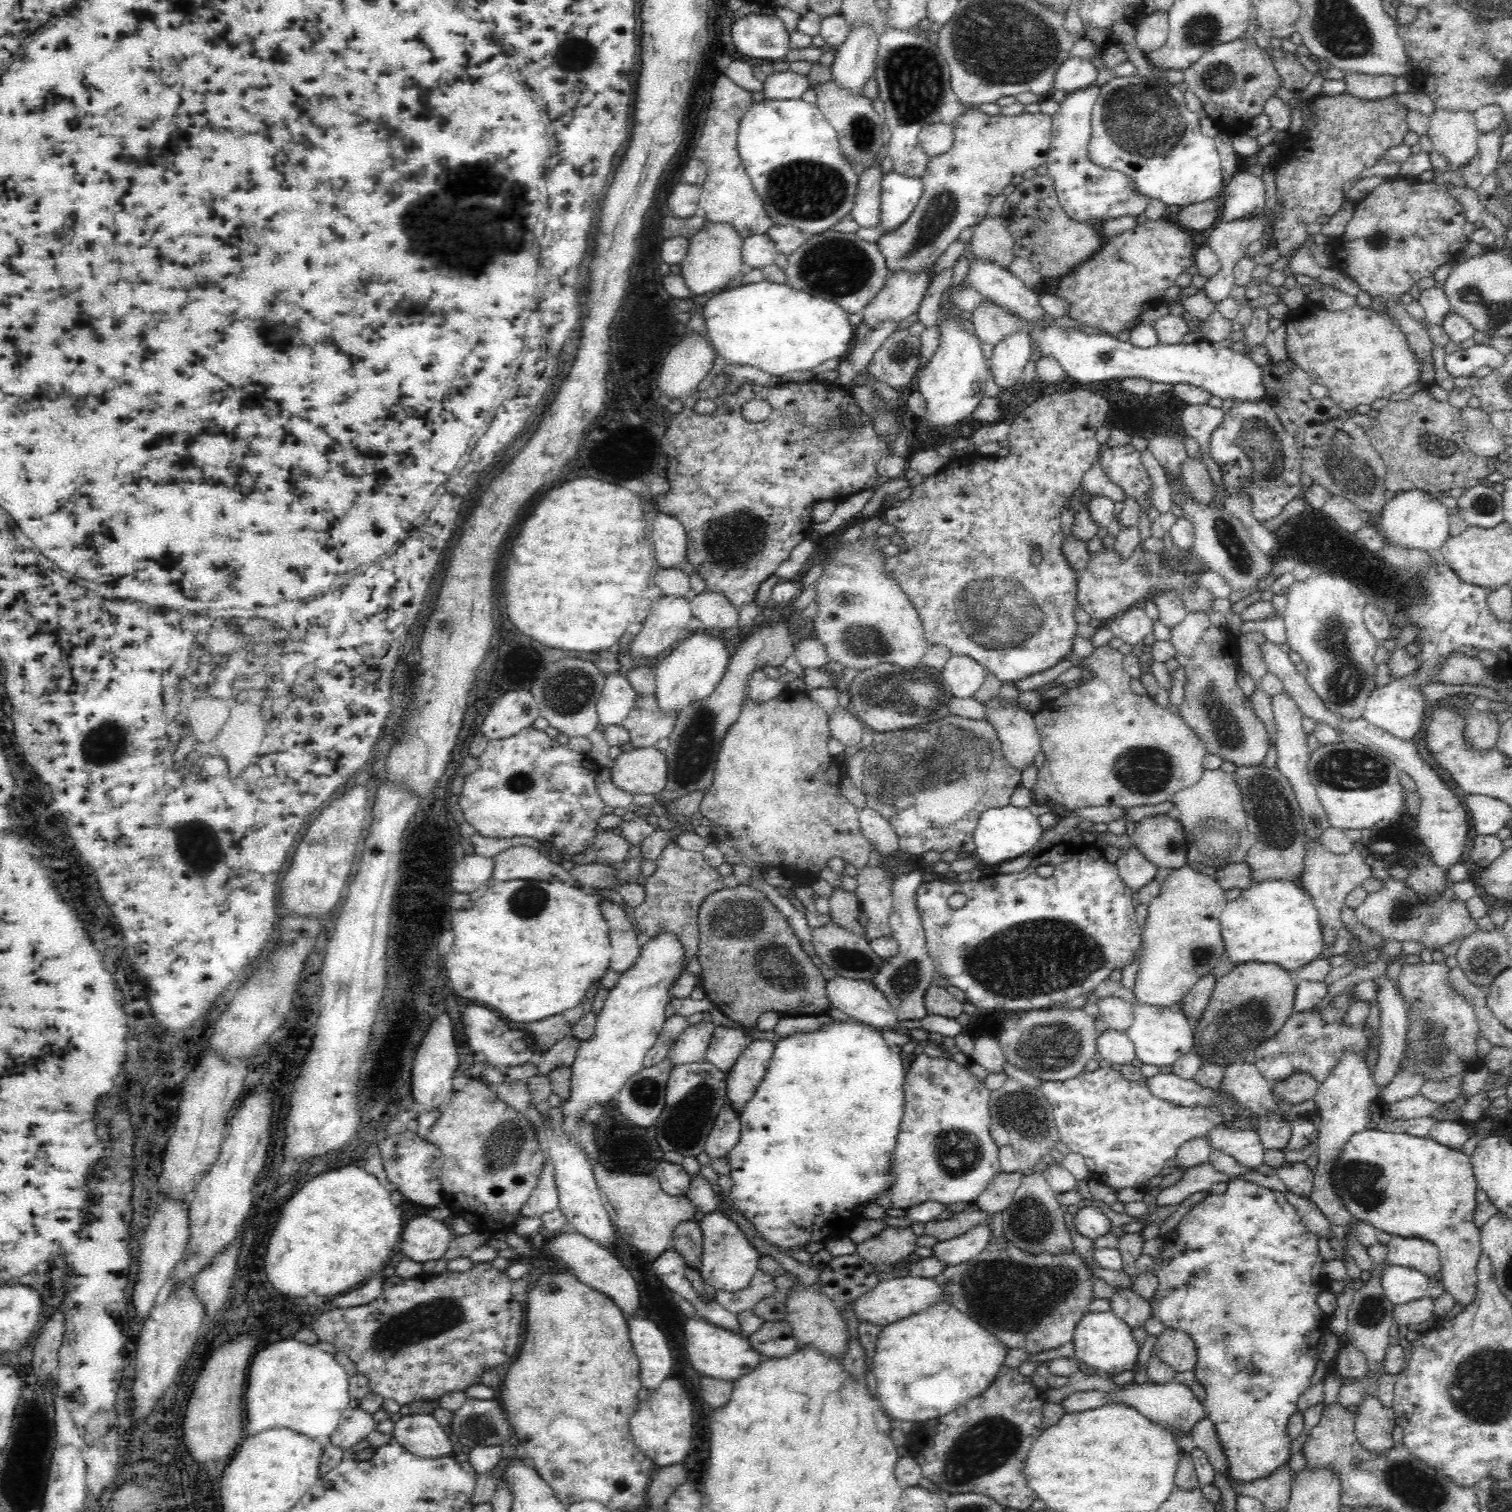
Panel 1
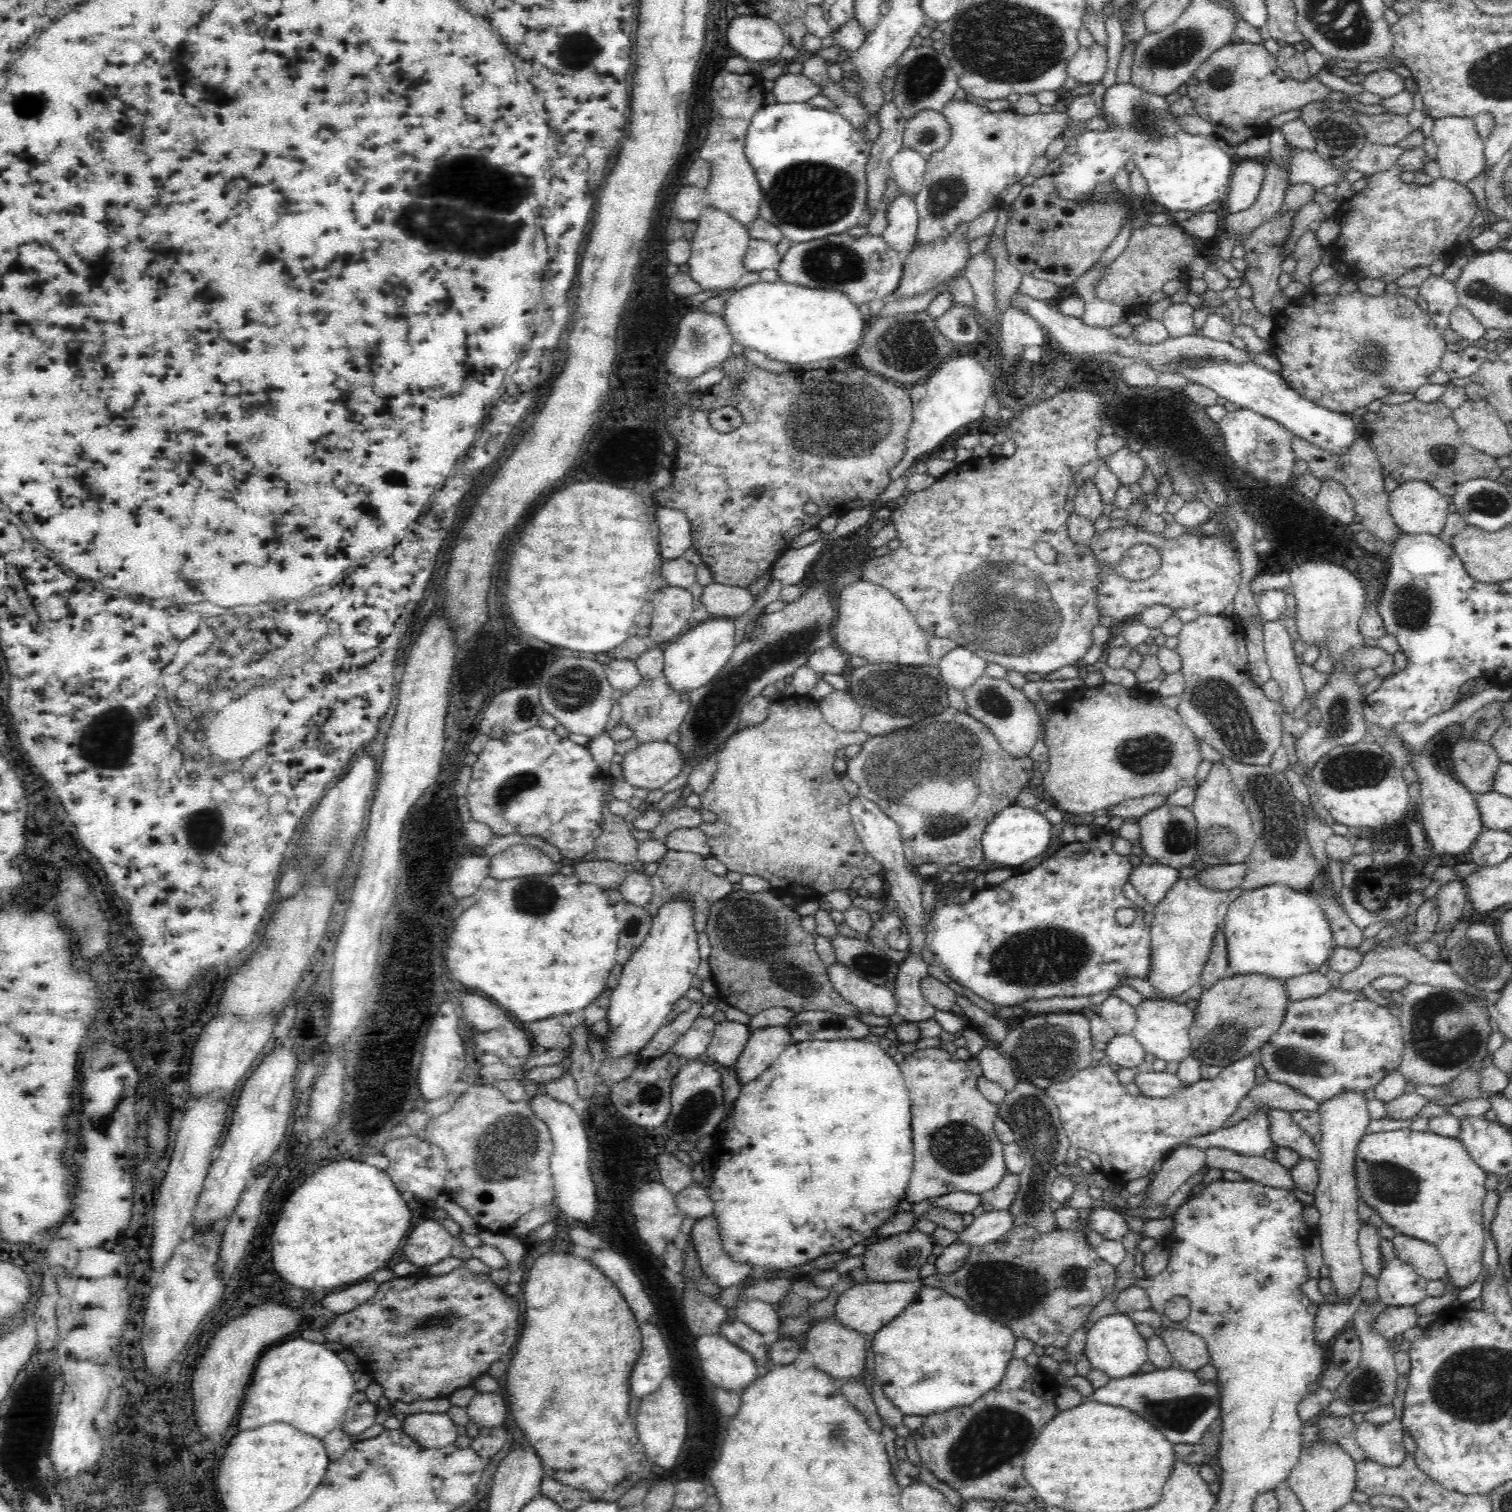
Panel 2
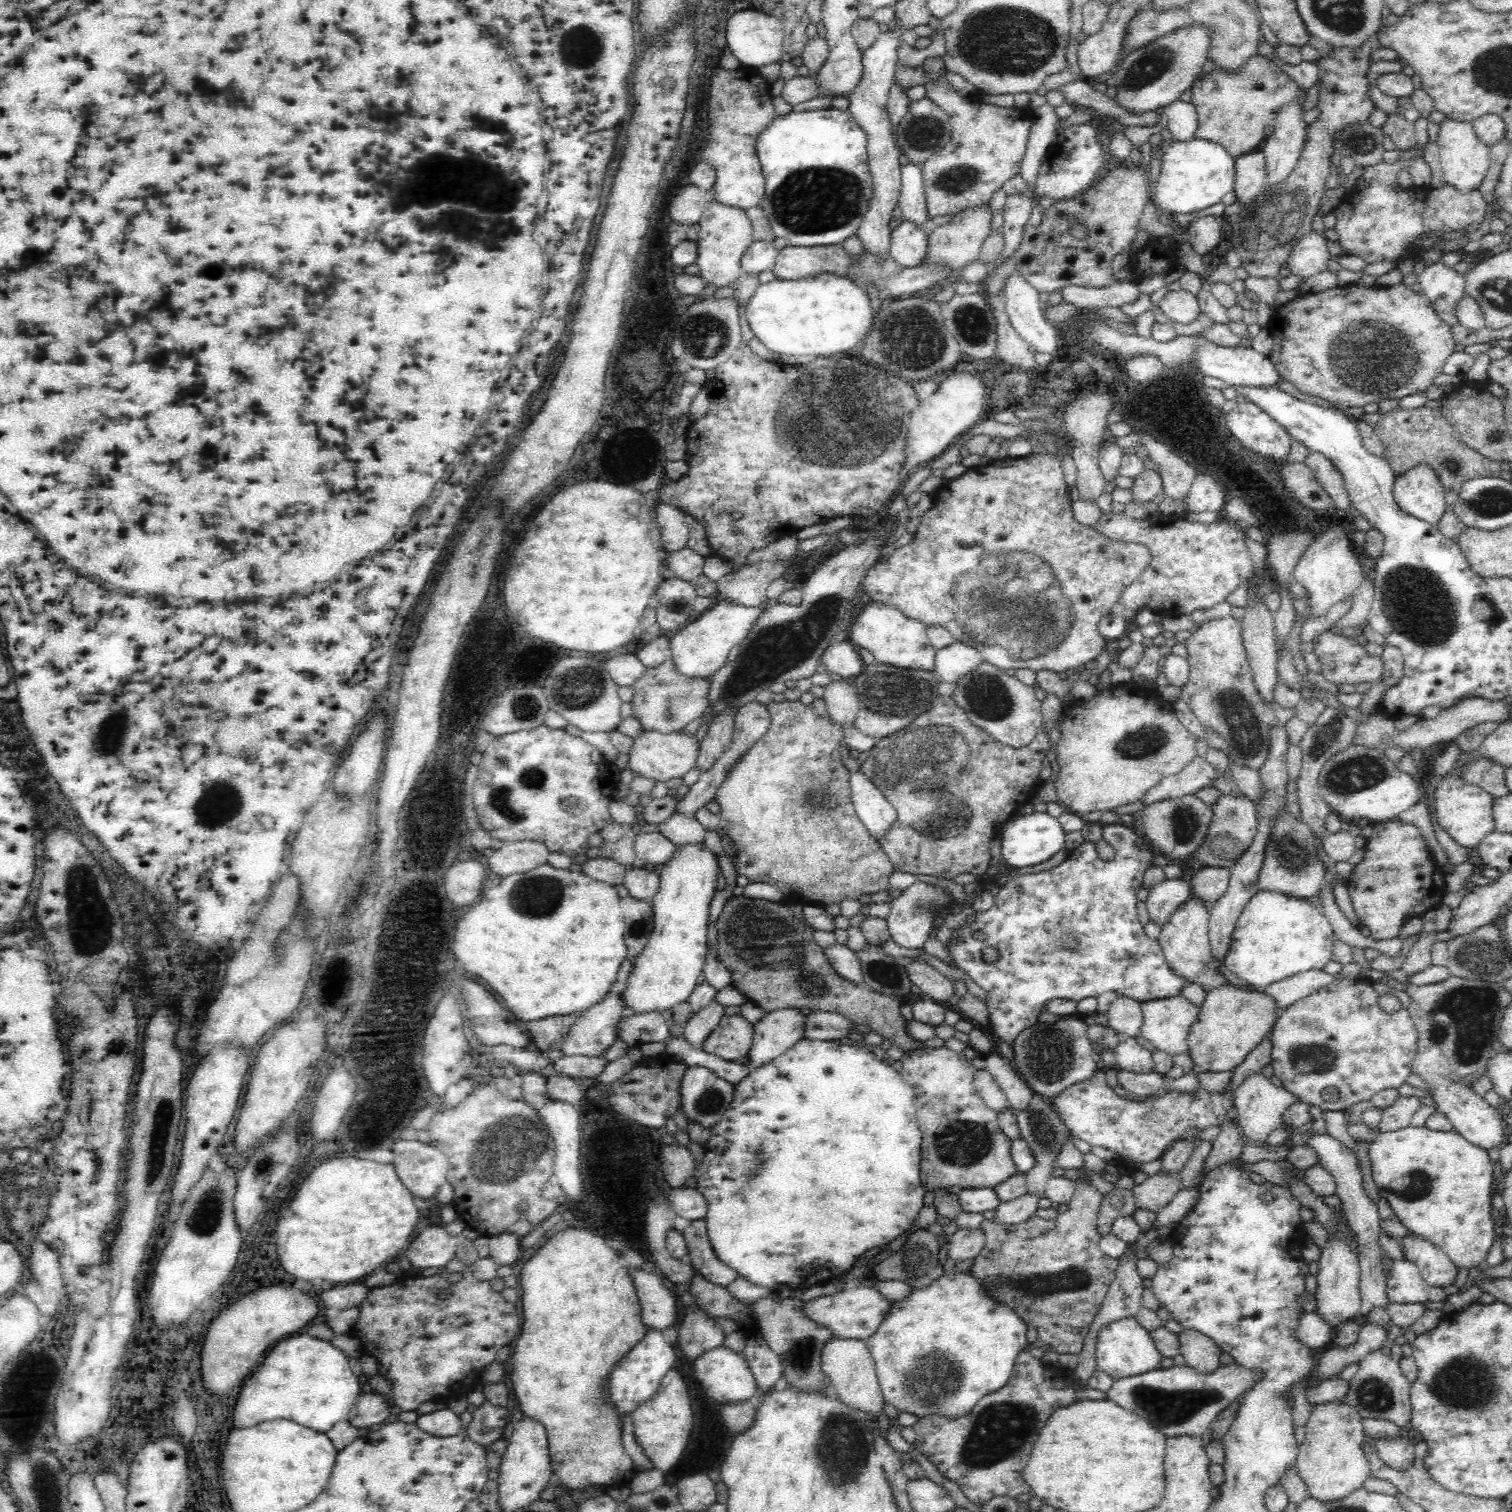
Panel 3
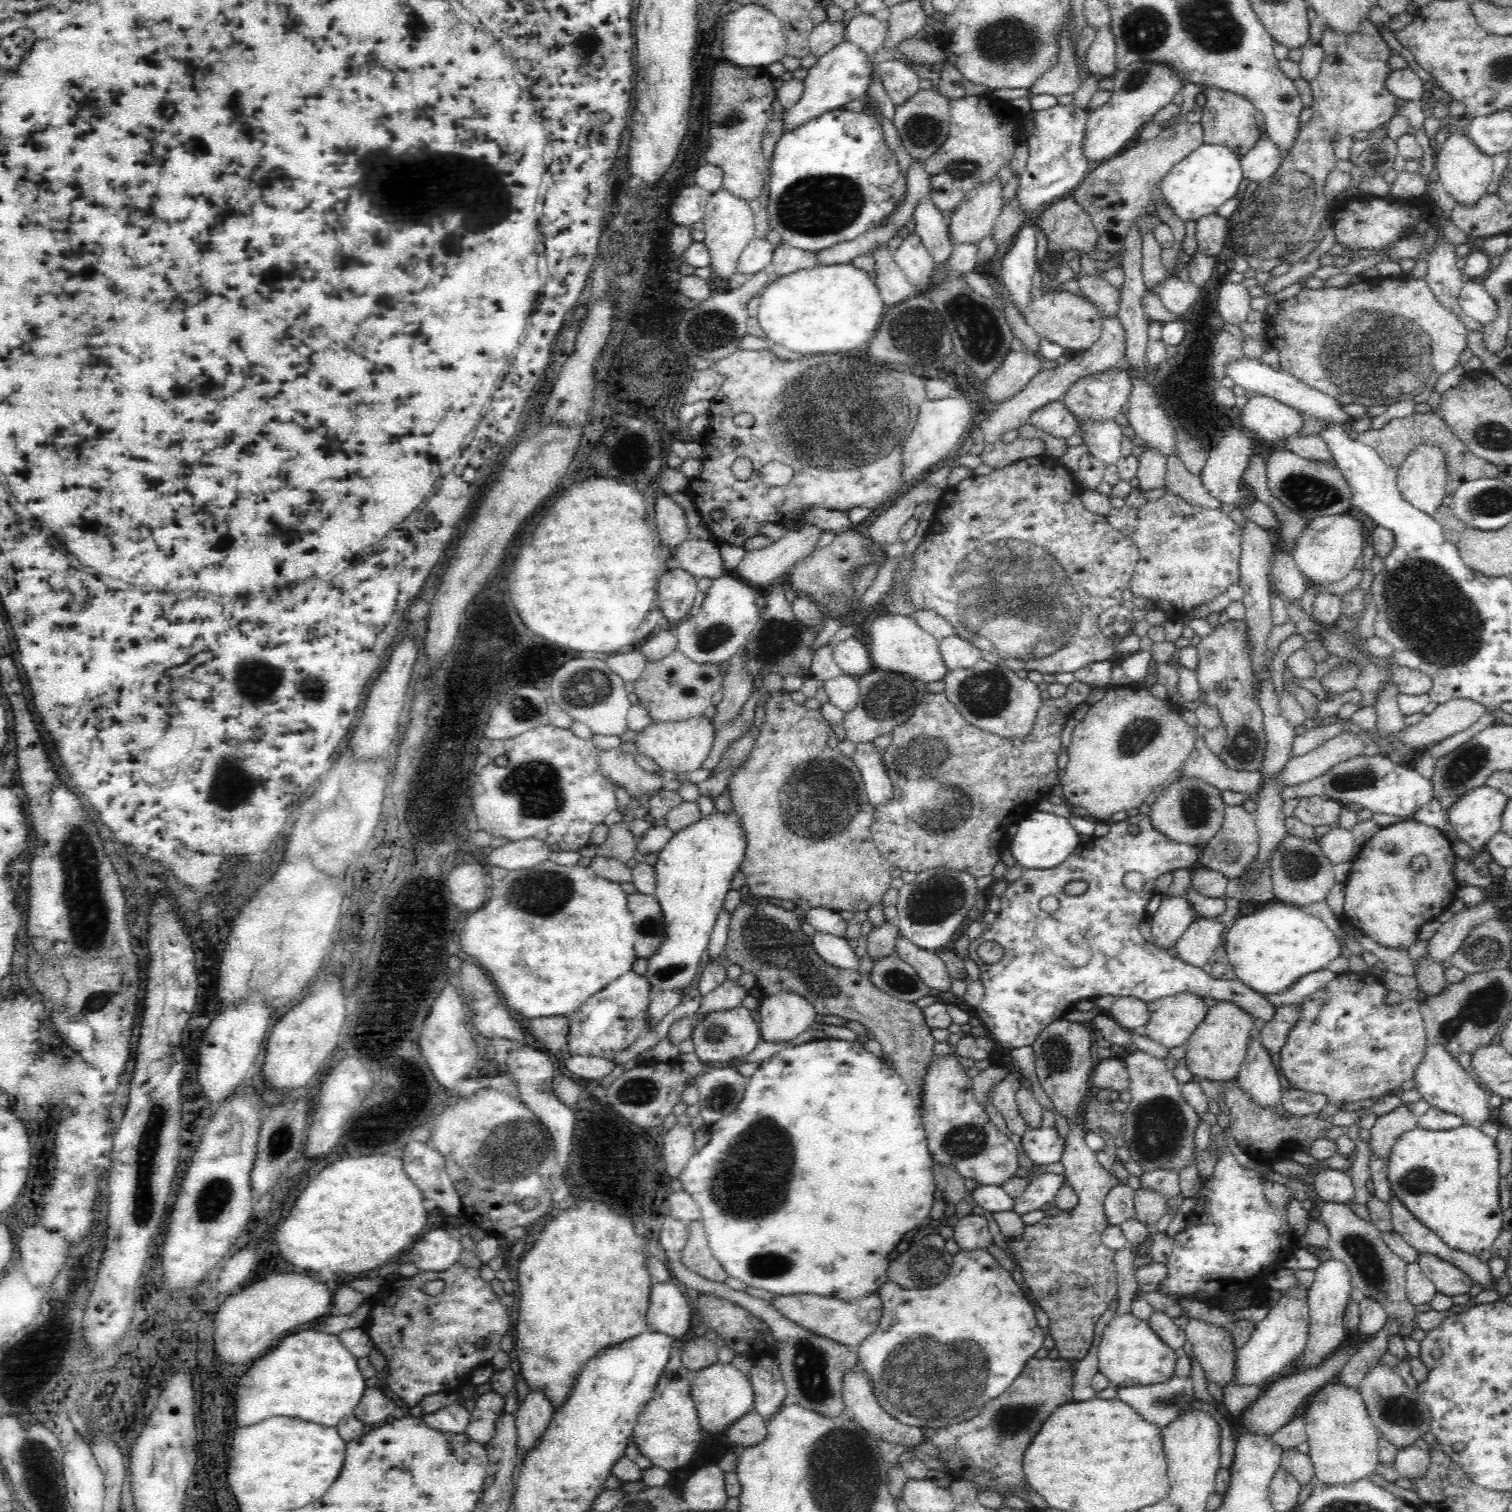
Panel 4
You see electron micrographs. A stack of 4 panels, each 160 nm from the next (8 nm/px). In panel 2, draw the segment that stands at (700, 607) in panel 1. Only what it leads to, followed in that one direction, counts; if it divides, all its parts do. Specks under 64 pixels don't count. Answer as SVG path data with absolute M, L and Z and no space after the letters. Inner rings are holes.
M713 582L703 588L699 602L706 608L708 618L724 617L734 621L752 609L755 598L747 588Z

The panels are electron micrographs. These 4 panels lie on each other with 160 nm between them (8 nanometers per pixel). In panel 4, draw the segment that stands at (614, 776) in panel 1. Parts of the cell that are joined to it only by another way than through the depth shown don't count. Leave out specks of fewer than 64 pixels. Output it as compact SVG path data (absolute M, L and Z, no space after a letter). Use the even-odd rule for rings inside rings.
M700 715L683 721L650 723L642 732L636 734L634 743L639 754L648 756L657 764L659 772L668 771L678 776L690 774L700 768L712 748L714 737L715 731L710 719Z

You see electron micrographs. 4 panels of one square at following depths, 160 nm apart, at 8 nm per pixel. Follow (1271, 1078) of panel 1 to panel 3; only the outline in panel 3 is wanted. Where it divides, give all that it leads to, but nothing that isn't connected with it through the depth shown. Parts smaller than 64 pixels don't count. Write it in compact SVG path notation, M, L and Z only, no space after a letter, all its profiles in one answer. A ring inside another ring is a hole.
M1358 977L1356 979L1334 979L1331 984L1320 988L1317 992L1294 1002L1292 1006L1288 1006L1284 1011L1278 1013L1278 1018L1270 1032L1270 1046L1272 1053L1271 1062L1272 1069L1274 1069L1273 1079L1275 1082L1282 1084L1282 1086L1296 1095L1300 1101L1318 1106L1322 1111L1324 1110L1343 1110L1362 1102L1362 1100L1370 1100L1377 1092L1386 1090L1386 1088L1399 1088L1406 1082L1406 1079L1411 1074L1414 1058L1416 1057L1416 1029L1414 1023L1410 1019L1410 1013L1407 1009L1401 1009L1396 1012L1384 1012L1380 1005L1378 1005L1379 995L1373 990L1373 987L1364 978ZM1328 1088L1336 1088L1338 1090L1338 1100L1324 1100L1322 1092Z

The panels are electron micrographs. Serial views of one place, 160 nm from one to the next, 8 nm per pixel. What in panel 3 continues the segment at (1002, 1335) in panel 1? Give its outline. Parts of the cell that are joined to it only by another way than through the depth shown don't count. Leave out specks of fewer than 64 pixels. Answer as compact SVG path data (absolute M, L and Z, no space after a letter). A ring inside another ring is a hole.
M1082 1181L1075 1183L1075 1193L1068 1210L1060 1213L1056 1220L1045 1221L1035 1214L1020 1224L1002 1225L984 1219L979 1226L985 1234L984 1246L978 1256L972 1259L968 1273L996 1302L1010 1306L1027 1327L1034 1326L1038 1340L1042 1344L1049 1344L1050 1350L1059 1354L1078 1354L1083 1349L1083 1340L1102 1306L1109 1285L1116 1276L1117 1270L1108 1268L1117 1268L1118 1262L1110 1262L1110 1258L1106 1258L1098 1244L1101 1236L1096 1231L1096 1224L1103 1198L1104 1195L1096 1191L1089 1181ZM1092 1266L1102 1268L1102 1276L1086 1276L1090 1274L1088 1270L1092 1270Z

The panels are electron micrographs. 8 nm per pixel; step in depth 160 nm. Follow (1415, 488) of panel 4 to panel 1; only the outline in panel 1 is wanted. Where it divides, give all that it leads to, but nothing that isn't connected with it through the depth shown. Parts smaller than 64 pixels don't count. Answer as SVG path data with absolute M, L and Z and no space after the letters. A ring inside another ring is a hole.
M1416 489L1398 492L1396 498L1388 501L1381 512L1379 522L1383 543L1396 545L1400 549L1420 549L1435 555L1450 537L1450 512L1433 494Z

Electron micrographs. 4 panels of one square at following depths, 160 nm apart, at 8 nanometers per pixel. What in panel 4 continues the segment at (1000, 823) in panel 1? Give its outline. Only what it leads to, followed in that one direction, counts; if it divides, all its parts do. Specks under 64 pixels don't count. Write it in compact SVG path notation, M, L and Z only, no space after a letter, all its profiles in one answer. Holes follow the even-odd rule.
M1032 812L1022 819L1012 839L1008 839L1008 850L1023 869L1052 868L1066 860L1082 841L1068 823L1068 819L1052 812Z

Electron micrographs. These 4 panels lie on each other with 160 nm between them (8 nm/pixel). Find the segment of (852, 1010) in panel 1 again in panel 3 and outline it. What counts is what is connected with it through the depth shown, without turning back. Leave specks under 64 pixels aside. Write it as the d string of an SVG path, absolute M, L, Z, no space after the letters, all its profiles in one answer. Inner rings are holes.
M834 943L834 946L826 948L824 953L834 971L840 975L840 978L855 986L864 984L860 962L855 952L850 950L847 945Z

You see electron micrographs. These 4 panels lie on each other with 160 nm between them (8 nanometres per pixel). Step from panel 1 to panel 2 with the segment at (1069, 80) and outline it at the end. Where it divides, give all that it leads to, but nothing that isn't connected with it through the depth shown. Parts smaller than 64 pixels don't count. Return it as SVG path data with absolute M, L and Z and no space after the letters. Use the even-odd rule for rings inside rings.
M1094 44L1090 48L1080 48L1076 55L1068 60L1067 77L1076 80L1078 85L1082 84L1094 84L1095 82L1100 82L1104 76L1106 70L1106 59L1107 59L1107 48L1104 46L1097 46Z

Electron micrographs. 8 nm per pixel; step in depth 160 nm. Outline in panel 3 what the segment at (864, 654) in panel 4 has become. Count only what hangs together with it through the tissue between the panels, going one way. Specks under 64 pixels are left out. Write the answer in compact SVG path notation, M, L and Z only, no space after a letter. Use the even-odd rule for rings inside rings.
M848 640L832 642L819 660L819 670L838 674L842 679L860 674L864 663L857 649Z

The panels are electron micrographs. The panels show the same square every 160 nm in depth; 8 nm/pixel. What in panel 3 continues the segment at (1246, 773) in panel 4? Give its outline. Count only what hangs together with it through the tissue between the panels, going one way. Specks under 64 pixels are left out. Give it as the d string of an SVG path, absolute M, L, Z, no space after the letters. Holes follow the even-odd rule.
M1196 757L1178 774L1167 776L1140 798L1142 806L1159 800L1175 799L1192 795L1200 788L1210 787L1212 780L1218 780L1220 773L1203 757Z

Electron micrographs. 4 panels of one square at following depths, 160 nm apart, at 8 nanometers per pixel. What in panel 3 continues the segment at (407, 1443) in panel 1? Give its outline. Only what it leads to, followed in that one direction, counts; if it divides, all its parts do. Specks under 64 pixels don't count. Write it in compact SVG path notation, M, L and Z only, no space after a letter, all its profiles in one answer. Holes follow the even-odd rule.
M450 1408L436 1410L429 1414L420 1414L416 1420L416 1426L421 1432L437 1438L450 1438L462 1433L462 1424L458 1414L454 1414Z

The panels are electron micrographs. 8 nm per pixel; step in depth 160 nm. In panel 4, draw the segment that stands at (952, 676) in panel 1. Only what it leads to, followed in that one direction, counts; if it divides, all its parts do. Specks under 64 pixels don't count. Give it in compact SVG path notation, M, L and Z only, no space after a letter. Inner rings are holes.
M956 634L942 639L939 642L939 649L948 672L959 668L970 668L981 659L981 650Z

